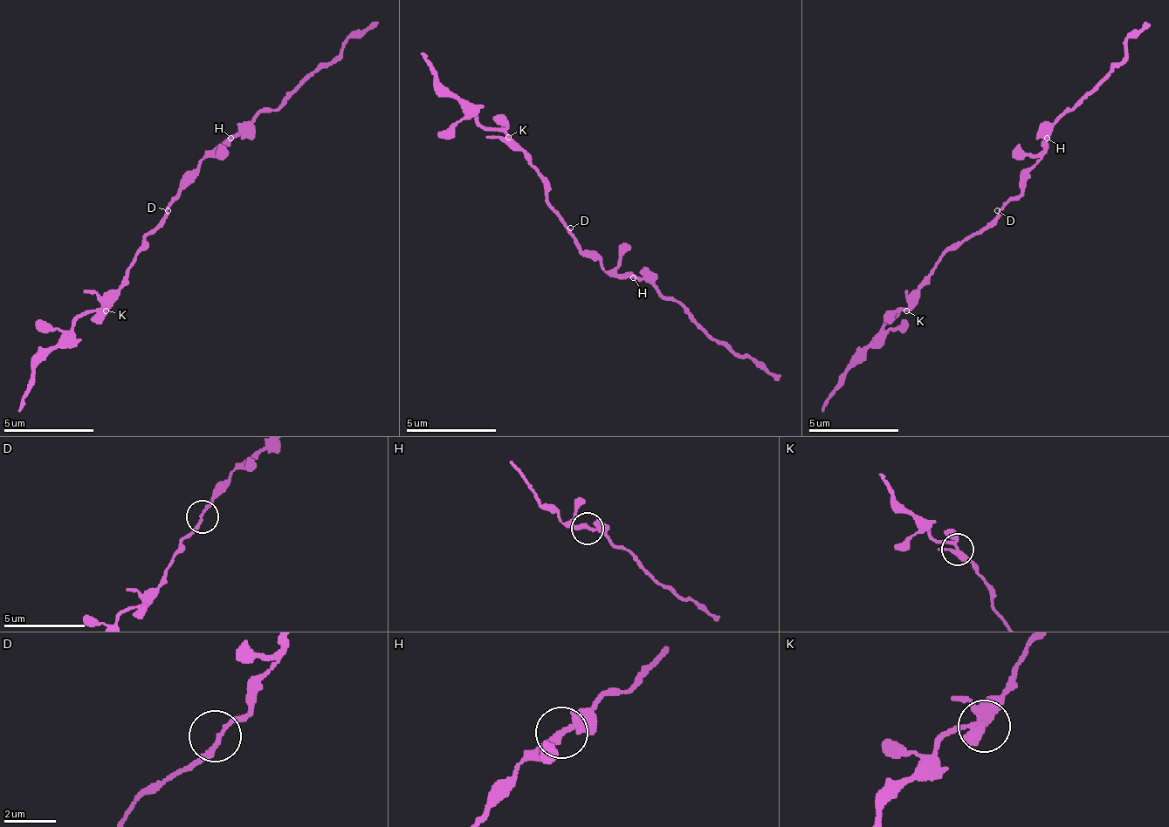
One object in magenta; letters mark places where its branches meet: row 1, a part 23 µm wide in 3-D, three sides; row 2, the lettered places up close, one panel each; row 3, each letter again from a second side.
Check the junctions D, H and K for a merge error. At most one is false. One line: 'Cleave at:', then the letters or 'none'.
Cleave at: none

